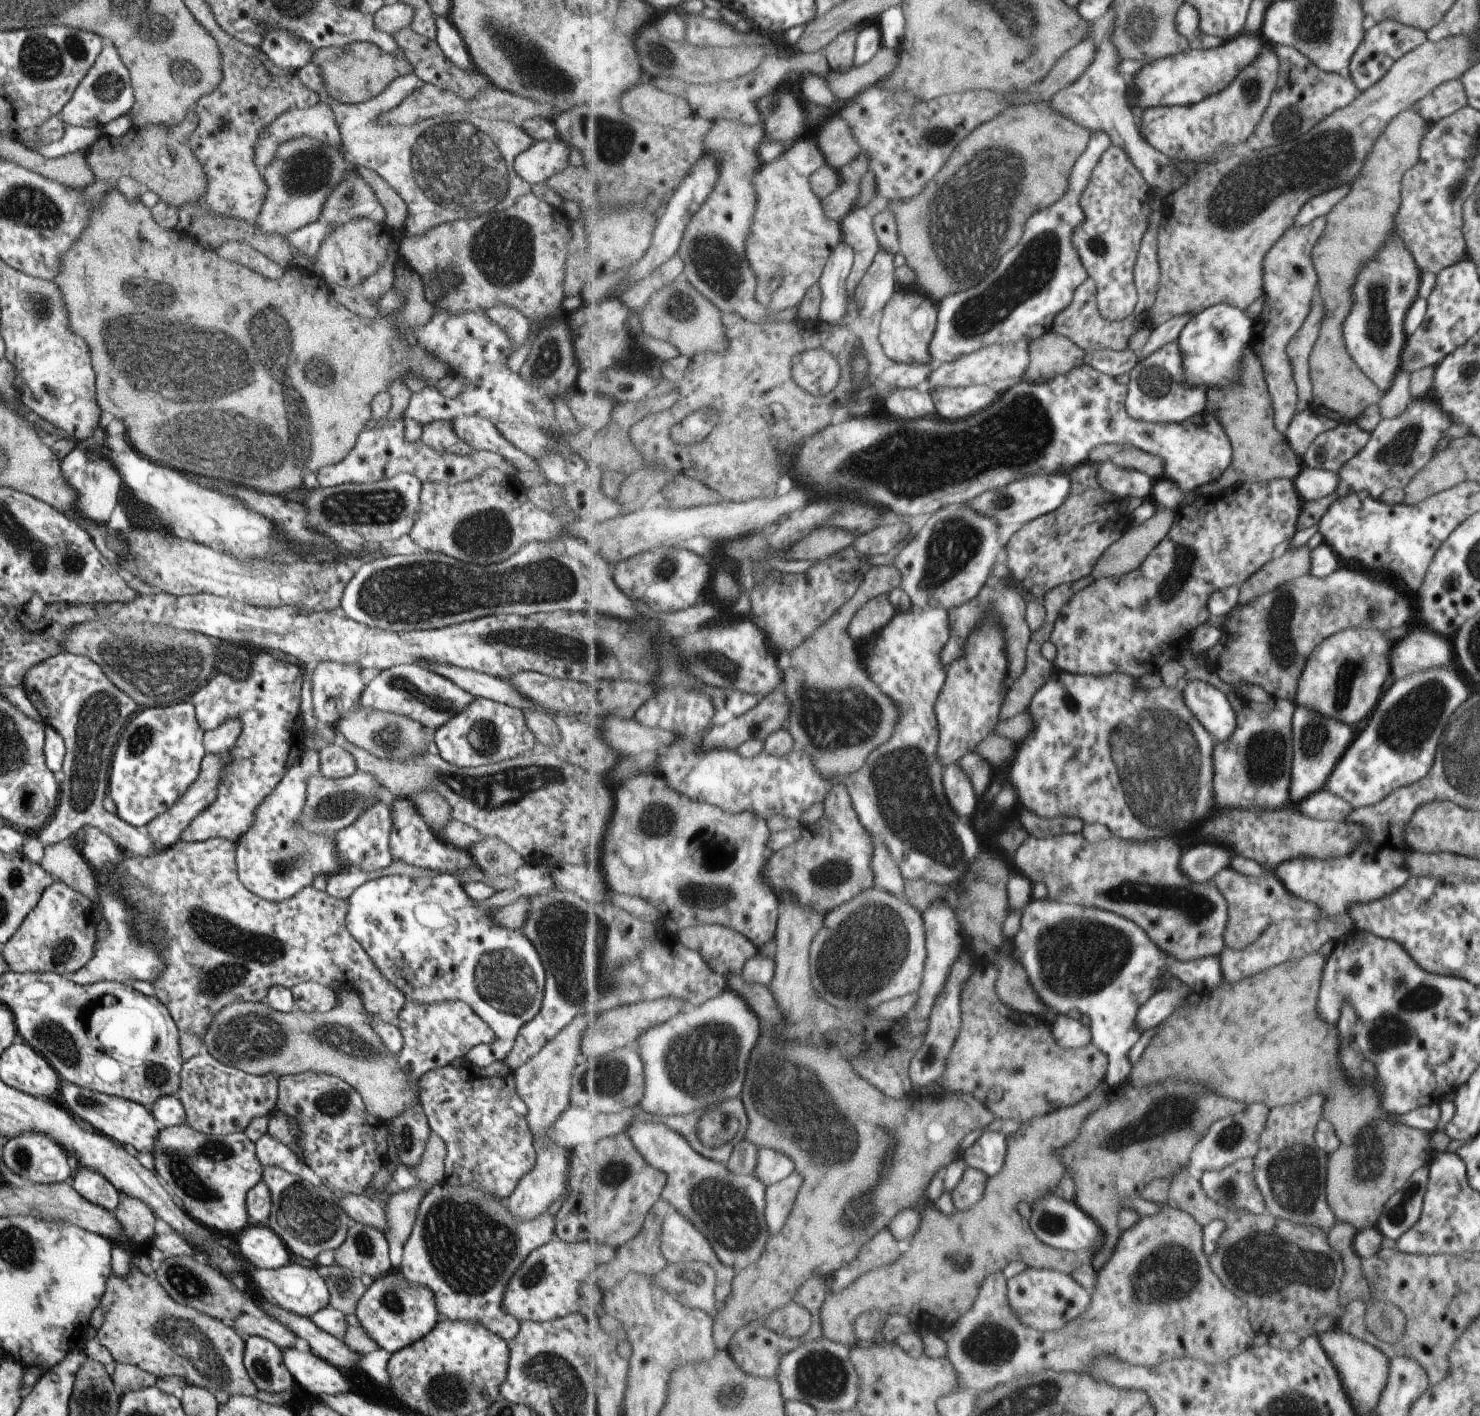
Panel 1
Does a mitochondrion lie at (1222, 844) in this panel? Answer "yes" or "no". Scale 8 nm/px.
no

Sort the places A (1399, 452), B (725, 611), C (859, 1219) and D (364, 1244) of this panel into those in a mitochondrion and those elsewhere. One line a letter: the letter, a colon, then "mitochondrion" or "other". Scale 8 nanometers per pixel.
A: mitochondrion
B: other
C: mitochondrion
D: mitochondrion

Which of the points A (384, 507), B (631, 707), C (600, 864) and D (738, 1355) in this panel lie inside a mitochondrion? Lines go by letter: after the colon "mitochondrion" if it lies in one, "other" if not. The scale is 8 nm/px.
A: mitochondrion
B: other
C: other
D: other

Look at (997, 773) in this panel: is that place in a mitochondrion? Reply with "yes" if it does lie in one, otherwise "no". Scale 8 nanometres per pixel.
no

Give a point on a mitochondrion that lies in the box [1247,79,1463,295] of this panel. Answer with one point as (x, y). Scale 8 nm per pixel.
(1289, 119)

